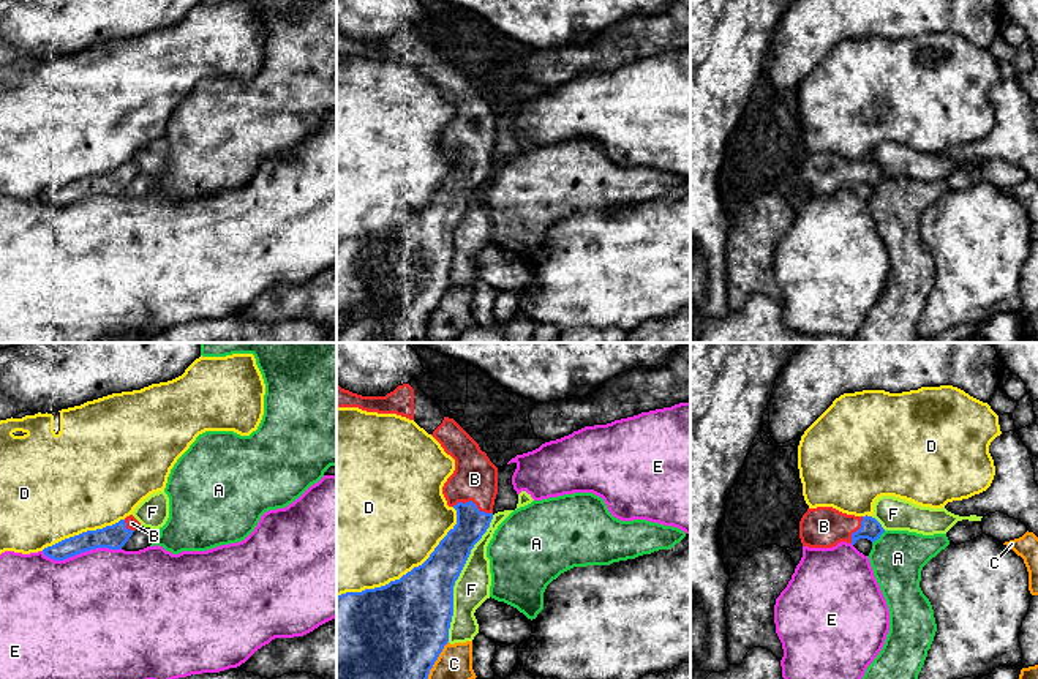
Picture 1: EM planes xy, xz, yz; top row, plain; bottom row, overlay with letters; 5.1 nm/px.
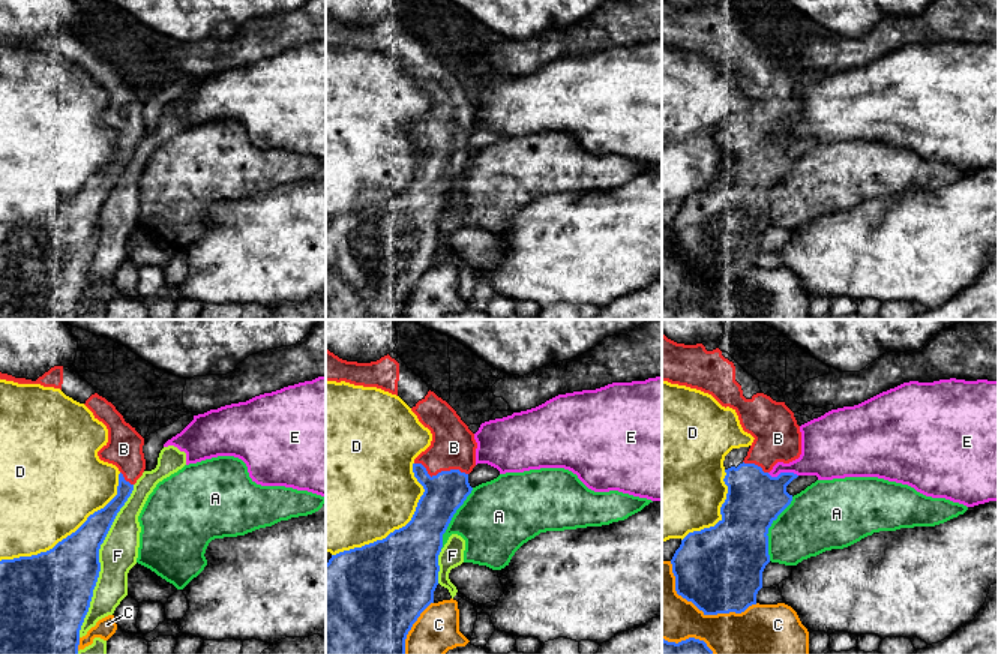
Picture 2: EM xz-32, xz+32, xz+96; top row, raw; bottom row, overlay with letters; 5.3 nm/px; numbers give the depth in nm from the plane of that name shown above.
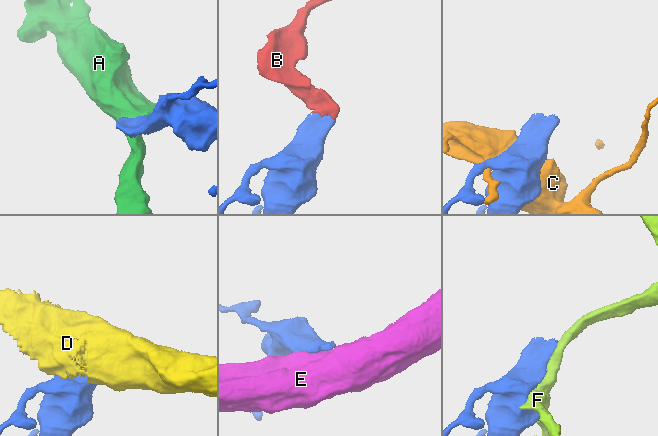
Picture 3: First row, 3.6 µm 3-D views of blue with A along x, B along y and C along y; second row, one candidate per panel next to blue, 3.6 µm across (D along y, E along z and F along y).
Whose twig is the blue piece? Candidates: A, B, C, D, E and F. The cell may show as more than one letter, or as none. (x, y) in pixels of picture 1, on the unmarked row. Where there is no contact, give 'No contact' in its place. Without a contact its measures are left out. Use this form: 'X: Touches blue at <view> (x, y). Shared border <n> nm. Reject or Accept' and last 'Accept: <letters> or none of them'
A: Touches blue at yz (879, 183). Shared border 100 nm. Reject
B: Touches blue at xz (473, 149). Shared border 220 nm. Accept
C: Touches blue at xz (432, 313). Shared border 300 nm. Reject
D: Touches blue at xz (406, 220). Shared border 750 nm. Reject
E: Touches blue at xy (81, 198). Shared border 400 nm. Reject
F: Touches blue at xz (457, 225). Shared border 700 nm. Reject
Accept: B

